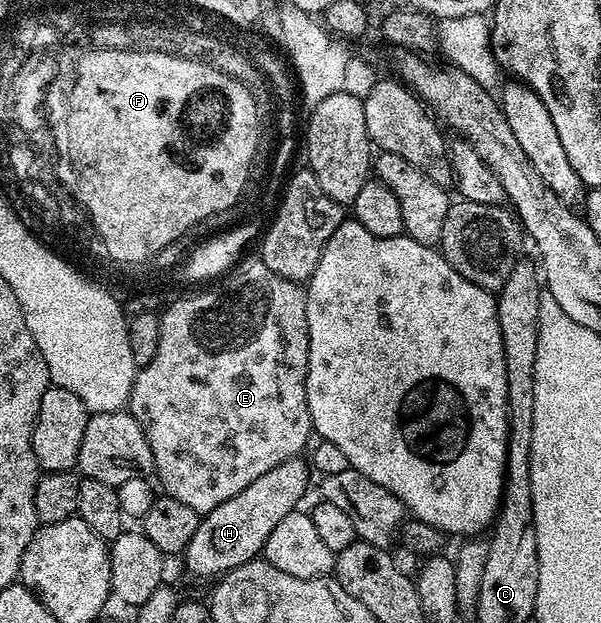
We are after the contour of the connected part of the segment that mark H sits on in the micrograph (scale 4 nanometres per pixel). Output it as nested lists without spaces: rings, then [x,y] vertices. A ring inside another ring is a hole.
[[[307,458],[287,459],[282,465],[274,465],[270,473],[262,473],[254,485],[246,485],[242,493],[230,497],[230,501],[222,501],[218,509],[203,516],[194,537],[190,537],[190,545],[182,553],[189,573],[200,579],[208,579],[211,575],[223,577],[235,567],[257,558],[264,550],[266,537],[274,533],[282,517],[303,504],[300,502],[308,491],[308,475],[310,463]]]

